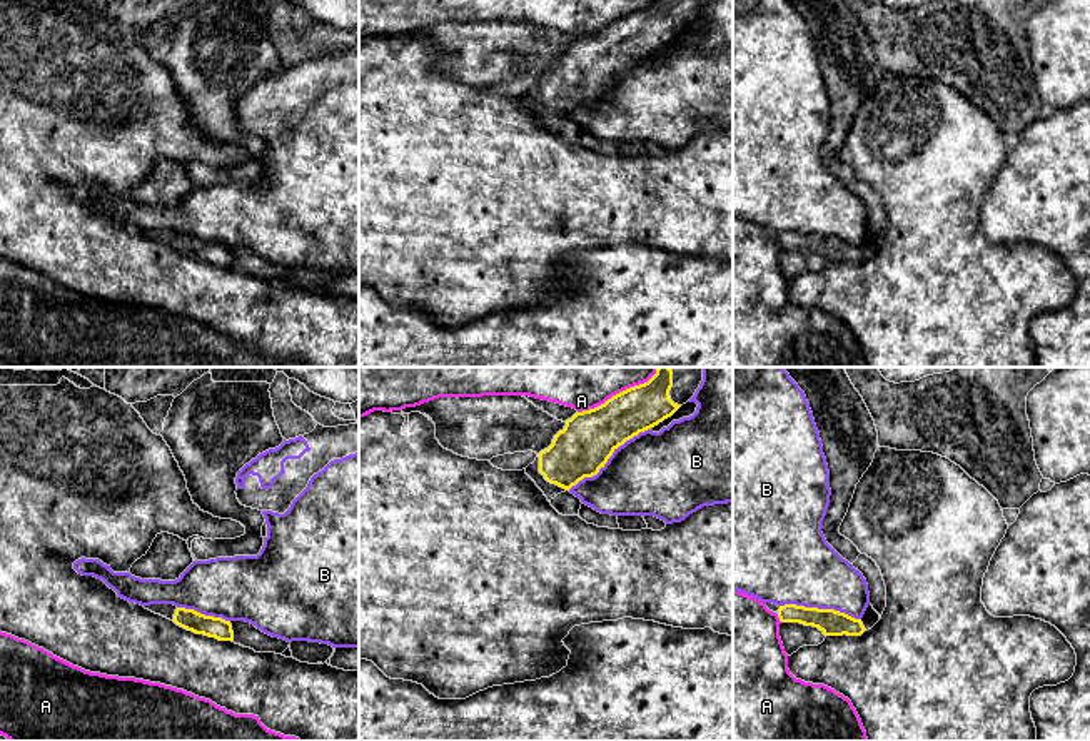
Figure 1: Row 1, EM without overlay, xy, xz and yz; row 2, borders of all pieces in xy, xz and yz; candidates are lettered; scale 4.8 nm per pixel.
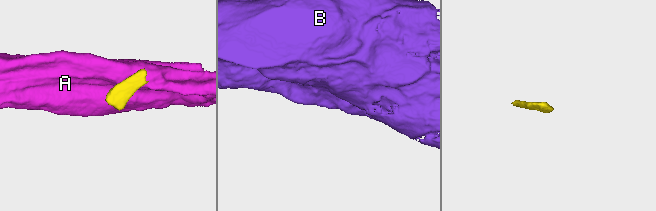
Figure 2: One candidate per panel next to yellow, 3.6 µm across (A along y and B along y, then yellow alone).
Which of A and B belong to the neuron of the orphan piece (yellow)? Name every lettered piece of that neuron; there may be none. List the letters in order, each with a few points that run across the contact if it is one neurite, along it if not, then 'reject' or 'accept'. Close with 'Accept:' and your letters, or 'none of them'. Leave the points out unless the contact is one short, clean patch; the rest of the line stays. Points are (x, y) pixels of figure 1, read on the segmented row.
A: reject
B: reject
Accept: none of them

